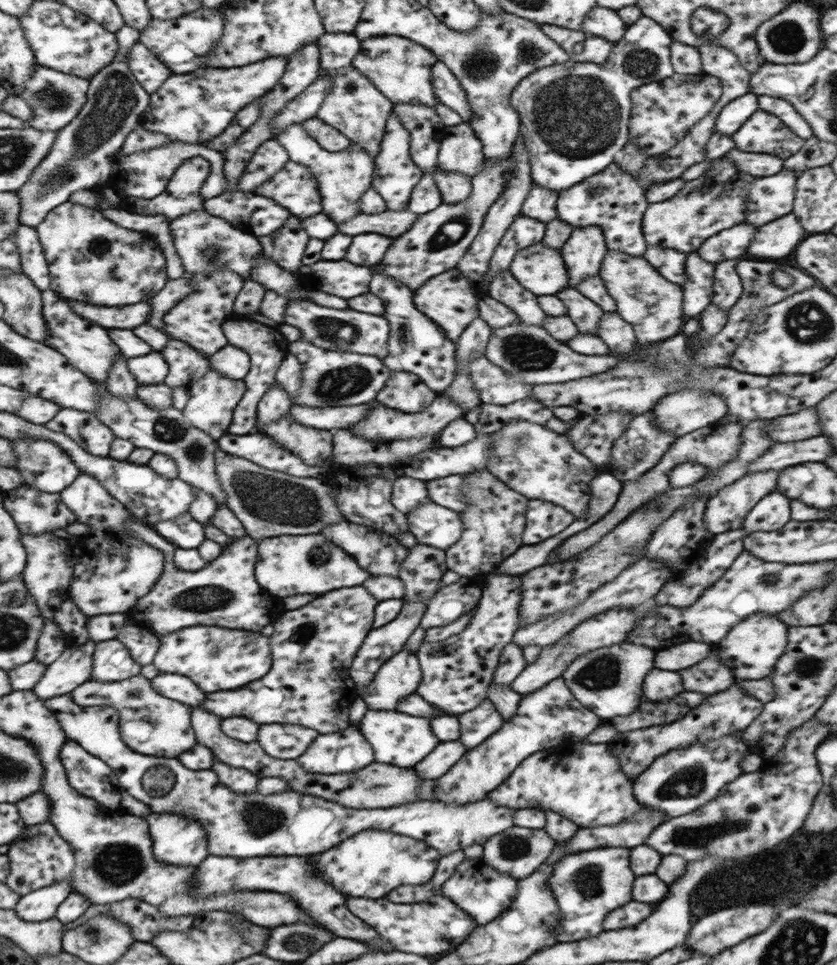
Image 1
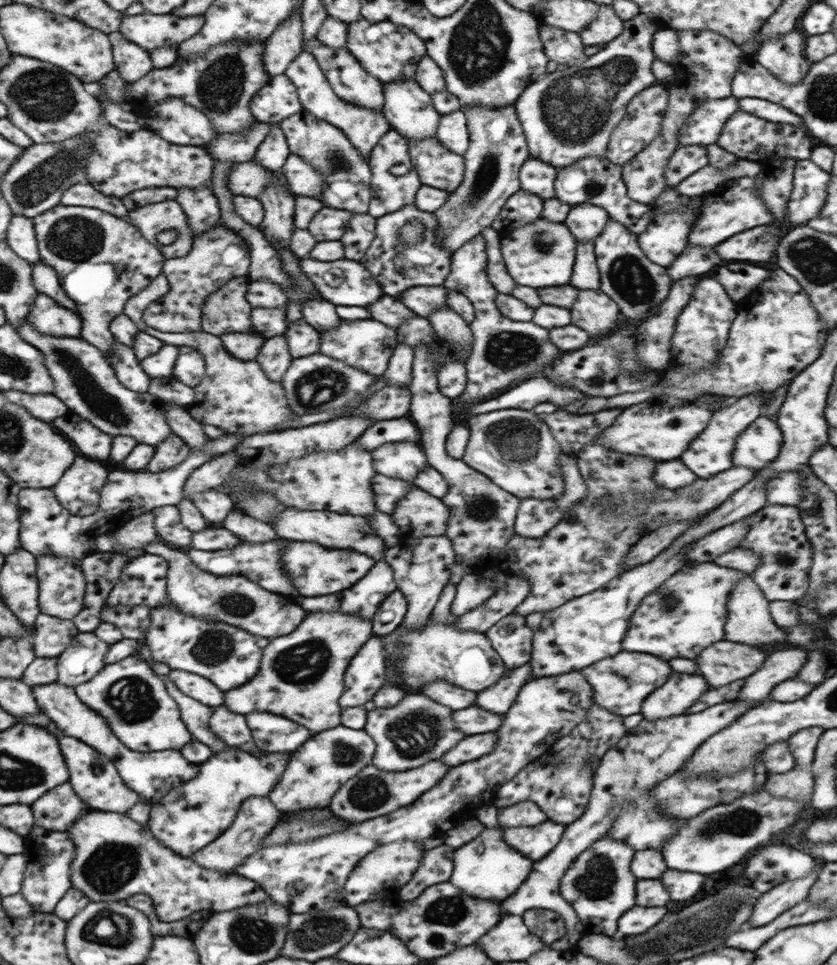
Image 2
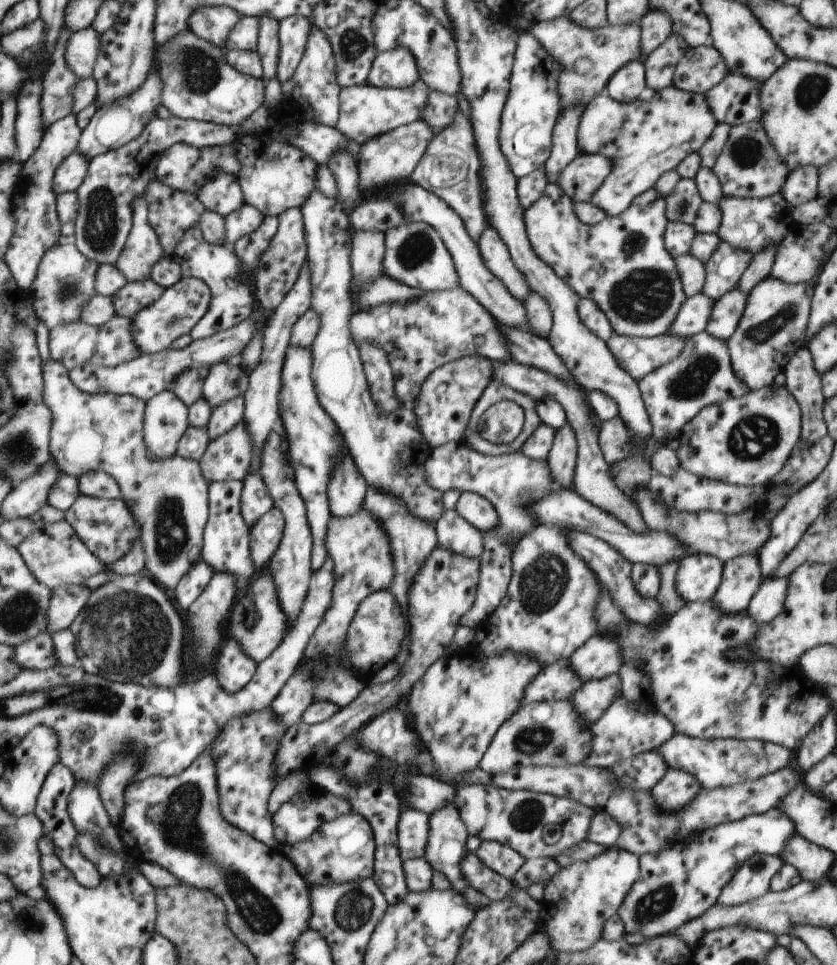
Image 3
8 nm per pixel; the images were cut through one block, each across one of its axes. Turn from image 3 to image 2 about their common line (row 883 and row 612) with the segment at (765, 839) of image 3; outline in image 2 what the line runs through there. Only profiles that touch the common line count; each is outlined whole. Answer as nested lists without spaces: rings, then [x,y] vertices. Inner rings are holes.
[[[686,562],[683,567],[674,572],[667,582],[660,584],[656,592],[647,594],[642,600],[638,609],[633,612],[630,625],[624,638],[622,639],[622,651],[626,652],[646,652],[654,654],[662,660],[672,660],[672,658],[696,658],[702,648],[708,648],[710,644],[724,640],[724,624],[728,618],[728,600],[730,593],[735,588],[734,584],[742,580],[744,576],[751,576],[750,573],[736,569],[722,567],[712,562],[696,564],[696,562]]]

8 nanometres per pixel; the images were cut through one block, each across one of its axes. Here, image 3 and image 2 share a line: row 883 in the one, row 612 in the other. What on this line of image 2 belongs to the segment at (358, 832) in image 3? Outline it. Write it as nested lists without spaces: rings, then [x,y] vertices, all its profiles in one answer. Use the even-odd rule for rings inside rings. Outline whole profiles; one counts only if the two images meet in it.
[[[308,612],[296,632],[274,637],[265,647],[260,664],[260,676],[244,688],[228,692],[228,708],[232,712],[270,712],[286,716],[292,722],[306,726],[312,732],[322,732],[341,726],[343,708],[338,698],[344,692],[345,672],[360,647],[373,634],[373,623],[342,612]]]

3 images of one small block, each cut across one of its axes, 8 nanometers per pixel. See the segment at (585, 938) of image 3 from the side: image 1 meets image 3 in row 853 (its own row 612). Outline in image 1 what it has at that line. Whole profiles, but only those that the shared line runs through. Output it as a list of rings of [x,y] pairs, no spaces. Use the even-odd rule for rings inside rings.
[[[613,607],[611,610],[601,612],[600,615],[582,622],[579,626],[570,630],[566,636],[562,636],[554,646],[542,648],[539,660],[534,664],[528,664],[511,682],[510,688],[516,690],[521,696],[540,690],[546,683],[562,676],[562,673],[566,671],[566,667],[578,656],[602,646],[618,644],[618,642],[625,640],[626,634],[632,630],[634,620],[633,608]]]

